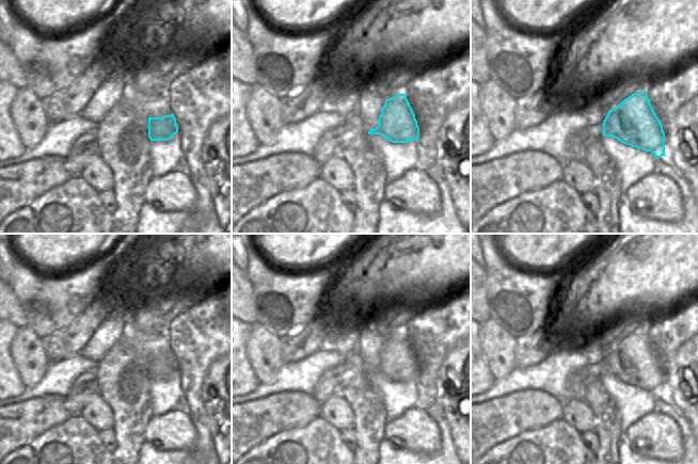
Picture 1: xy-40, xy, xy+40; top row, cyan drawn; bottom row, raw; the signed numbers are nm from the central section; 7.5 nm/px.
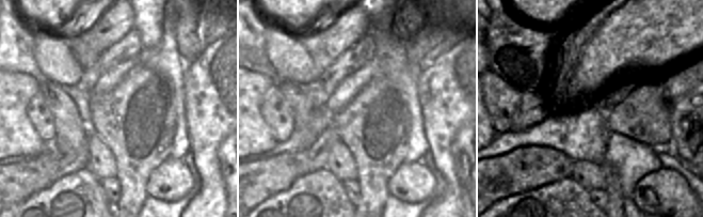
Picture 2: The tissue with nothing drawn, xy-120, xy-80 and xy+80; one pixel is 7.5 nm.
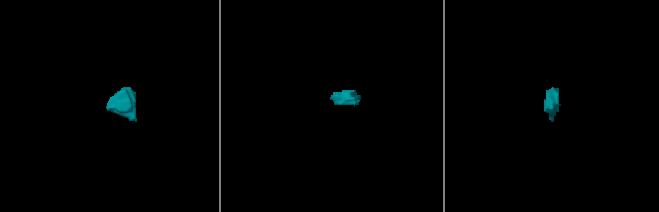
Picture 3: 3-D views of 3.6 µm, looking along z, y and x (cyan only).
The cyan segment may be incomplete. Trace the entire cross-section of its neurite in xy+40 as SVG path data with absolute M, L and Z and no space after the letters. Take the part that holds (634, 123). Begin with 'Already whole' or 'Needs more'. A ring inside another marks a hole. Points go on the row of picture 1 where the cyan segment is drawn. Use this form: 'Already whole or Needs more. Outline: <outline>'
Needs more. Outline: M636 92L610 109L600 126L591 126L571 135L572 147L586 147L591 141L613 137L625 145L651 151L655 158L665 156L665 132L646 92Z

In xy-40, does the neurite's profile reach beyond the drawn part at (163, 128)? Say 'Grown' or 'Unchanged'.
Unchanged.

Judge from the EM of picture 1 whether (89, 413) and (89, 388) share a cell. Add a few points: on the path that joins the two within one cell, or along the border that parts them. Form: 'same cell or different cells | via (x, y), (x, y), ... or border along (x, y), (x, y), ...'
different cells | border along (98, 392), (89, 398), (79, 413)

